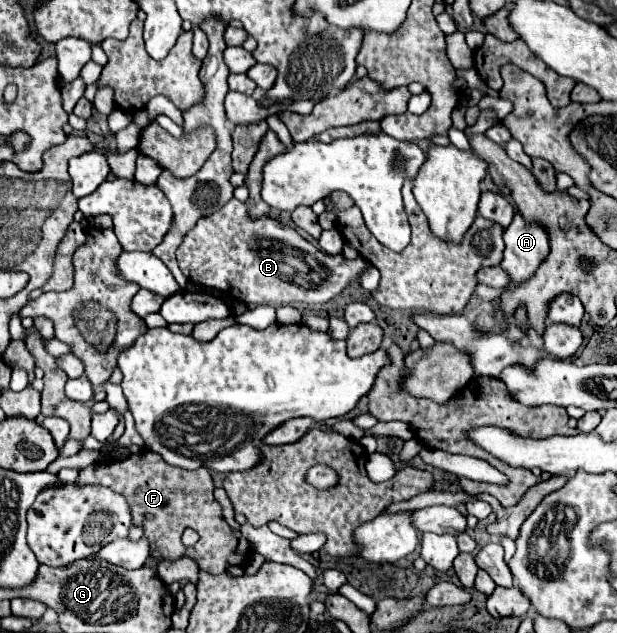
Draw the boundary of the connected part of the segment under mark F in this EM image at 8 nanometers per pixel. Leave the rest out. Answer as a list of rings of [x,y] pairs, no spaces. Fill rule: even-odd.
[[[146,449],[124,461],[110,461],[106,465],[94,463],[80,471],[78,483],[100,483],[120,495],[126,495],[132,509],[132,523],[144,527],[144,537],[162,553],[160,559],[190,555],[200,569],[212,575],[224,573],[230,565],[242,565],[246,561],[246,555],[236,553],[238,537],[222,517],[222,507],[214,499],[214,483],[206,467],[194,471],[170,467],[162,455]],[[186,527],[194,527],[200,535],[196,547],[182,545],[180,537]]]

